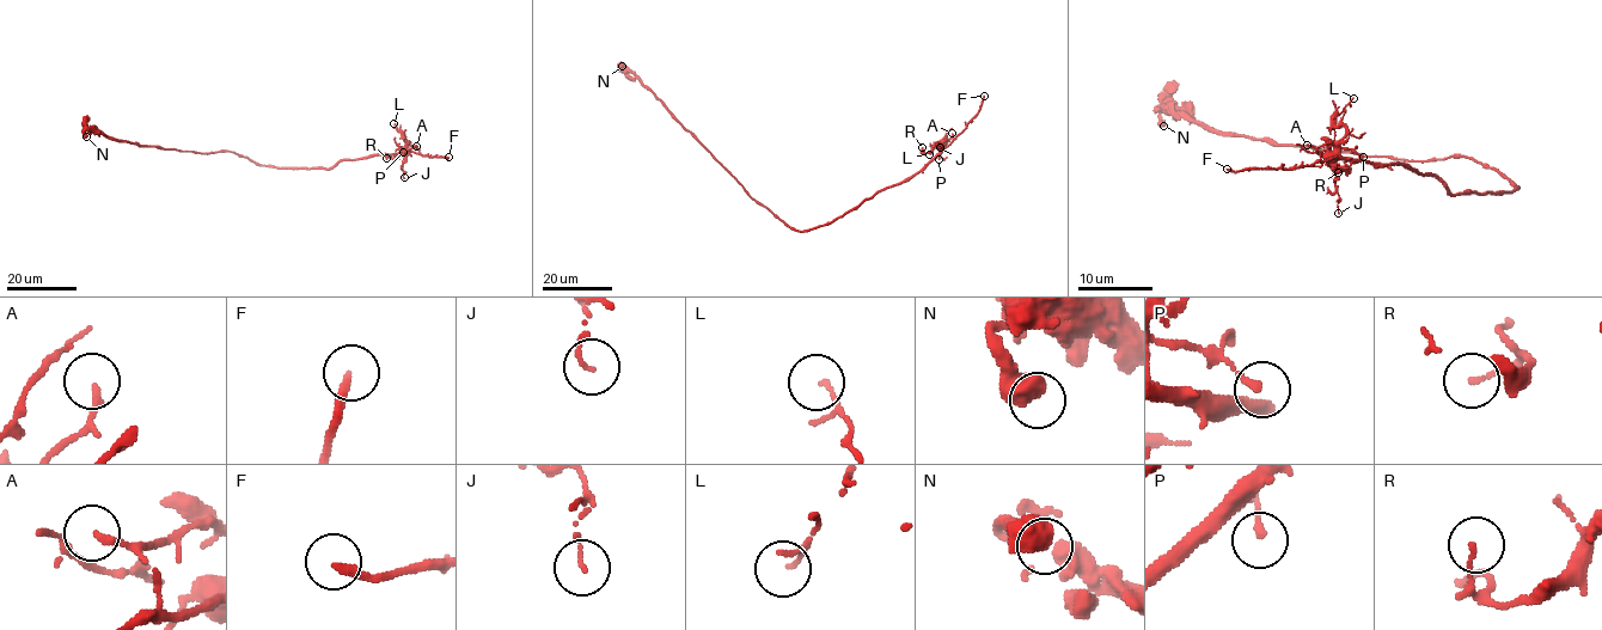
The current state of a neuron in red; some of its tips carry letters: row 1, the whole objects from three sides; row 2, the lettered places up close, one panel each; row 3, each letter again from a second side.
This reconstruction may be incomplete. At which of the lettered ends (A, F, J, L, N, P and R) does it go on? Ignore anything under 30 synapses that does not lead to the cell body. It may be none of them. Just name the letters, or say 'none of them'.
F

